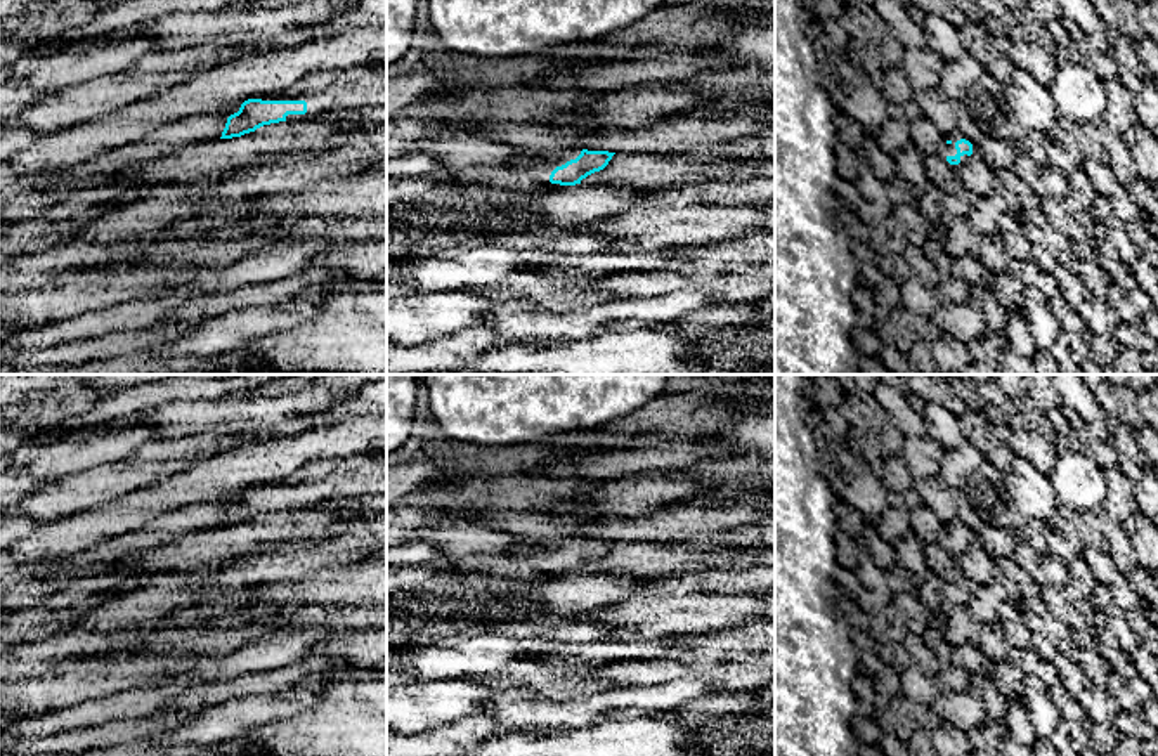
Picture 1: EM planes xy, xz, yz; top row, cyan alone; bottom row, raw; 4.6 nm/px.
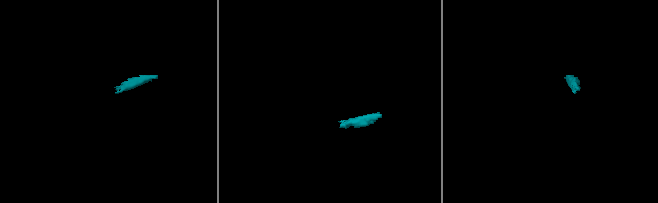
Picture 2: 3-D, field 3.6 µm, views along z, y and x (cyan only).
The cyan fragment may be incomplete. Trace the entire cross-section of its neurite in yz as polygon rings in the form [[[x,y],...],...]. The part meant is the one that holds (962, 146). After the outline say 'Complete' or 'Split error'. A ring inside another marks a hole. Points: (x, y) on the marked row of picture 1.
[[[955,127],[948,135],[945,135],[945,142],[940,146],[936,154],[941,156],[950,166],[957,168],[971,156],[978,154],[978,147],[971,144]]]. Split error

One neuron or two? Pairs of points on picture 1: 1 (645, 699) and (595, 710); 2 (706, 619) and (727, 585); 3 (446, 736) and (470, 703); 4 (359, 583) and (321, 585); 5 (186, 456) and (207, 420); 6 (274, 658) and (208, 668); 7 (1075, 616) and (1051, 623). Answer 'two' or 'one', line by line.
1: one
2: two
3: two
4: one
5: two
6: one
7: two

